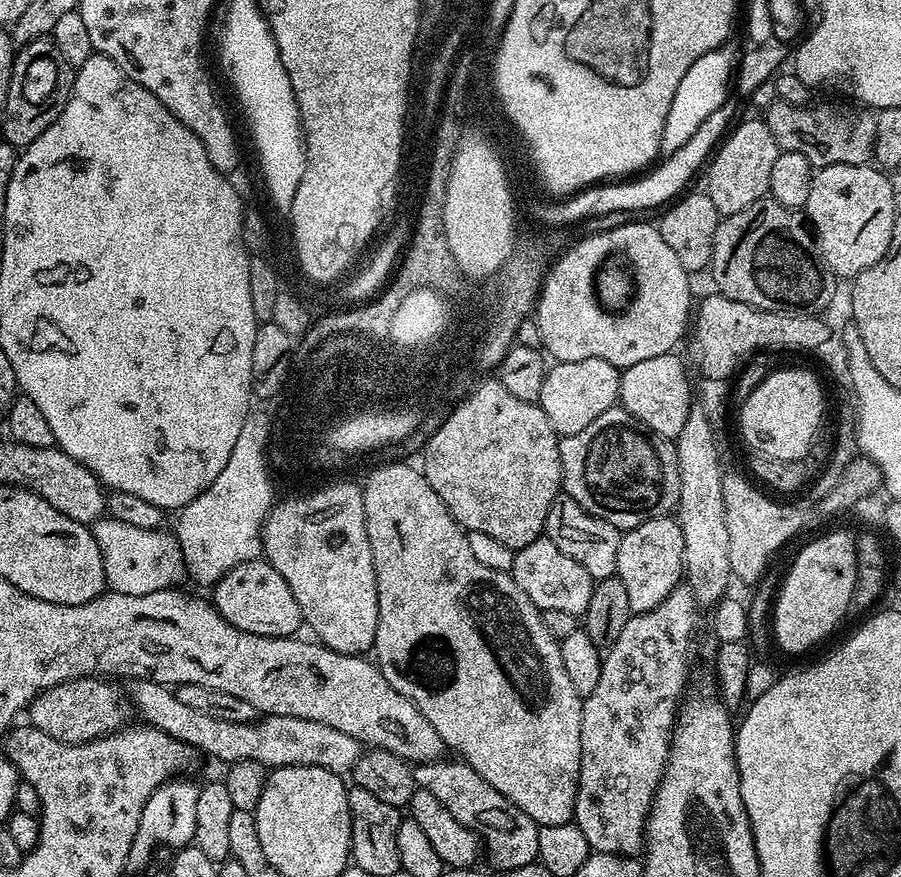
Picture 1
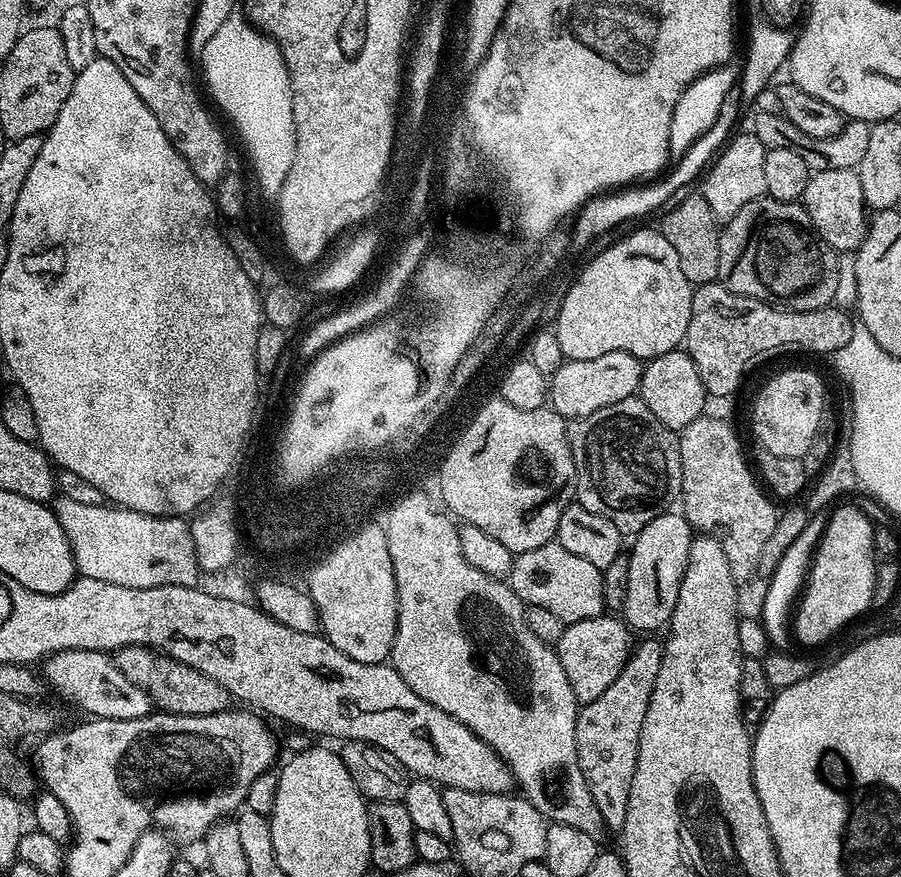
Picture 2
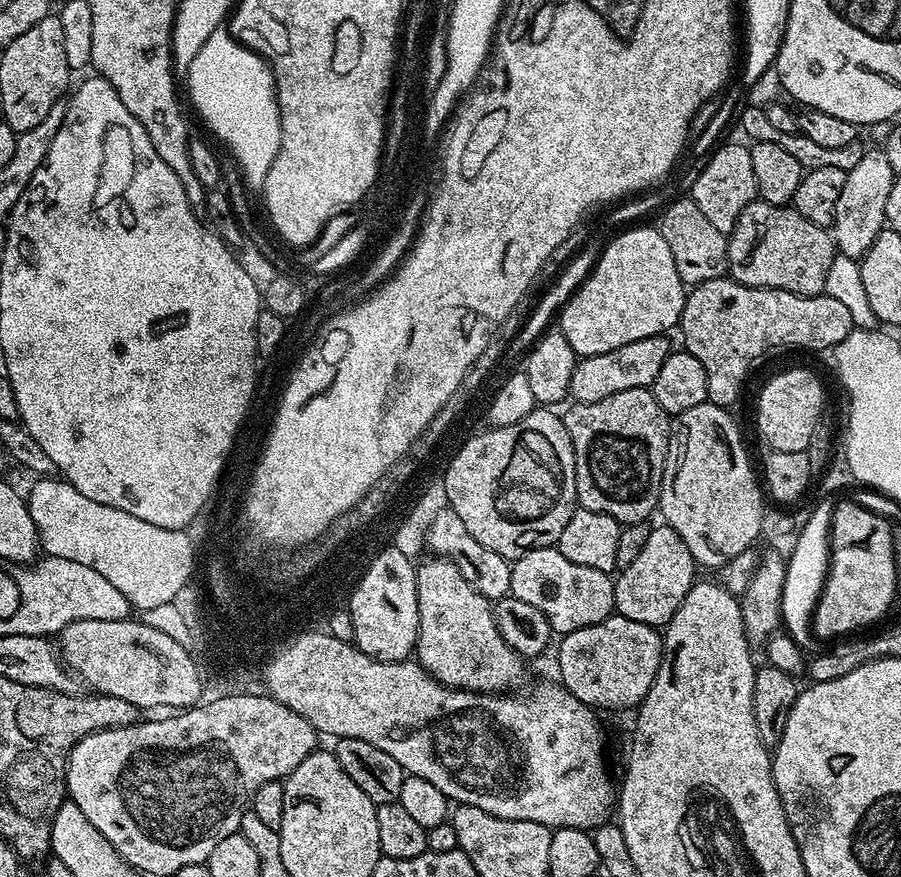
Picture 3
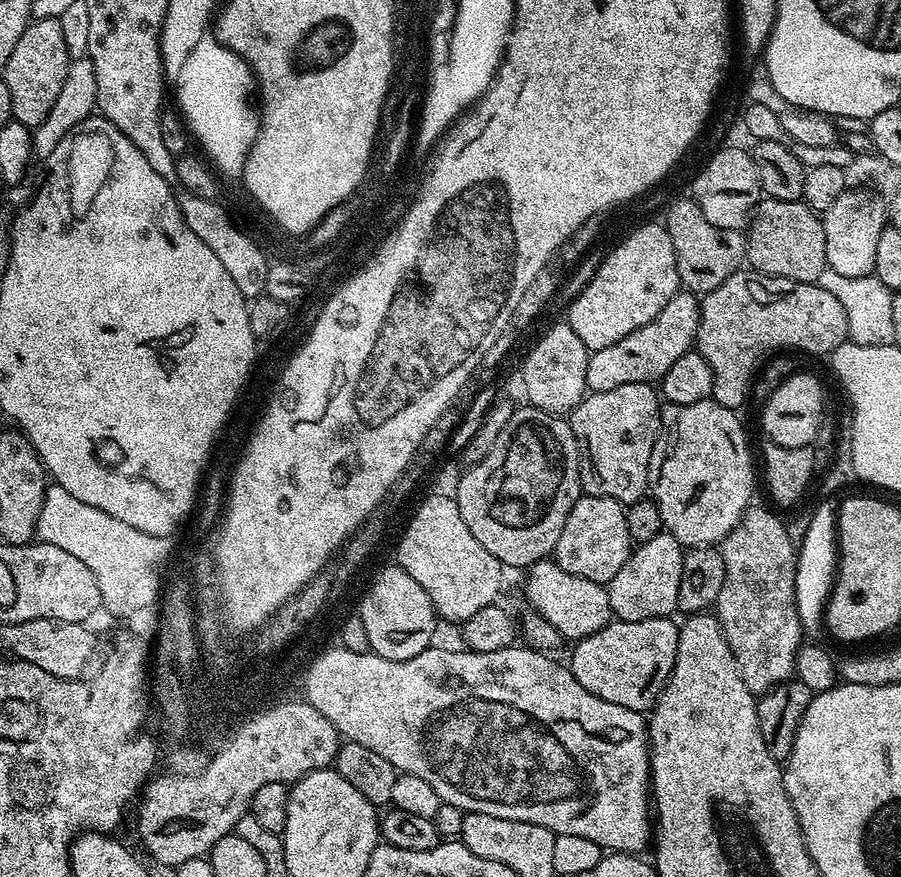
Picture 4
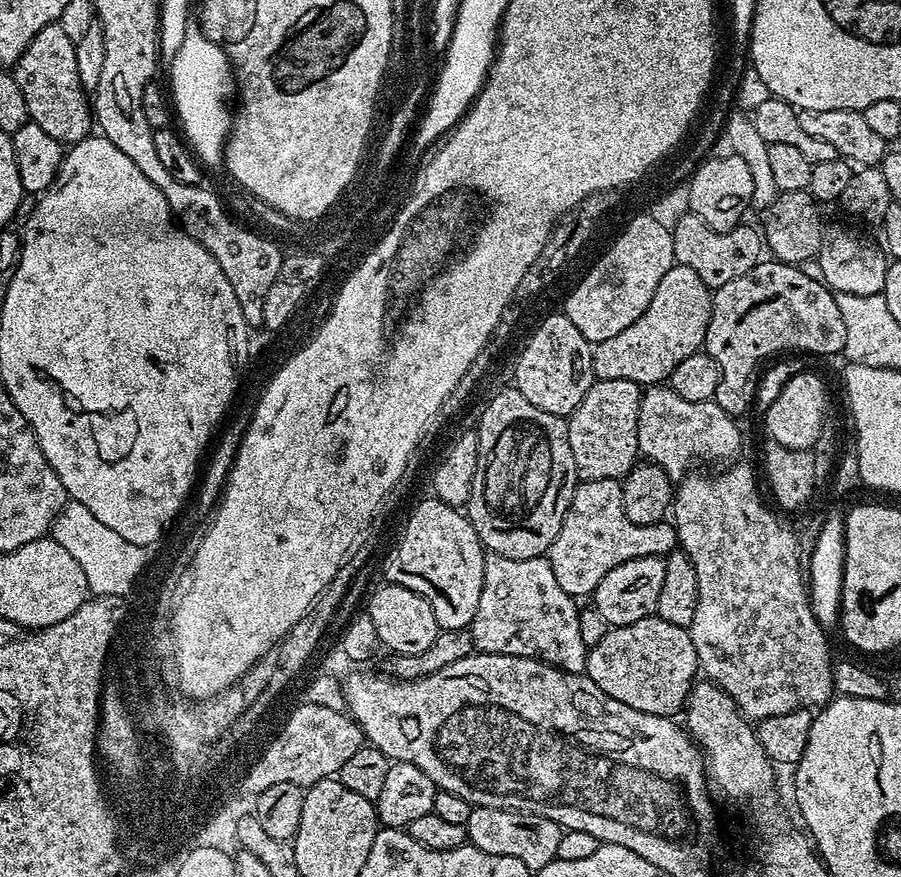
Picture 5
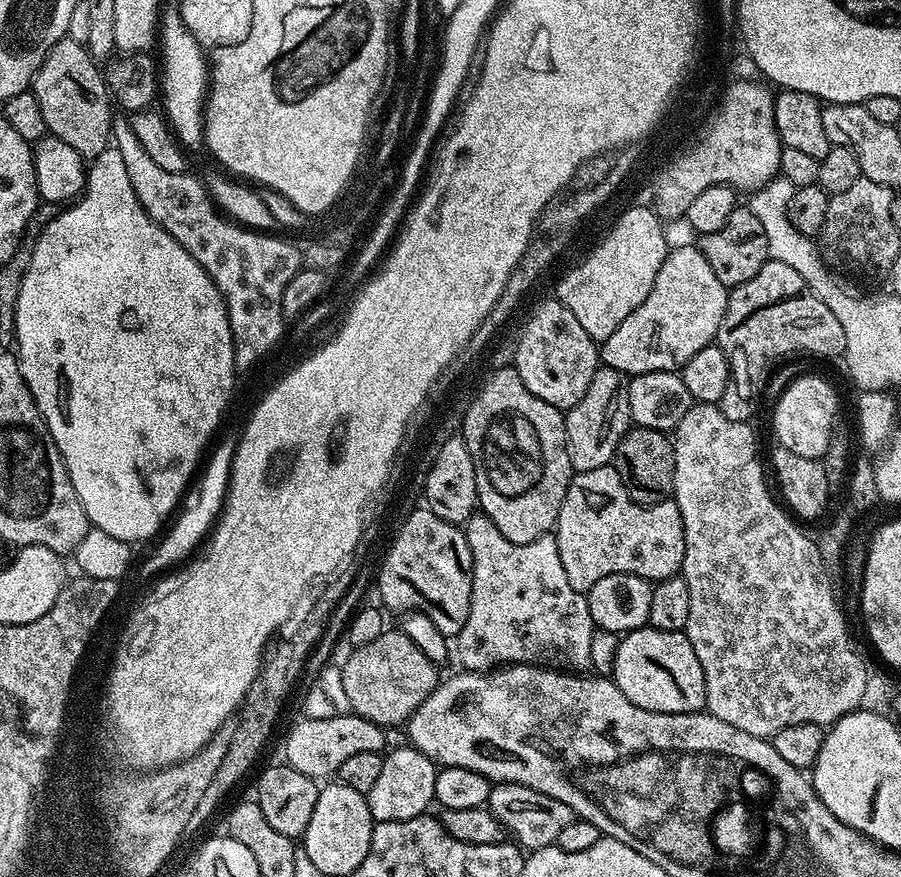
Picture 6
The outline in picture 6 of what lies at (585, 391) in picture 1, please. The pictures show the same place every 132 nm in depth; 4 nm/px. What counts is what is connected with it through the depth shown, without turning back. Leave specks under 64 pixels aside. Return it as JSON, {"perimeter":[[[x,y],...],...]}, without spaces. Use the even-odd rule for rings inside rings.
{"perimeter":[[[699,247],[669,251],[662,270],[658,270],[658,278],[654,278],[650,294],[646,294],[646,302],[599,345],[600,364],[623,372],[628,378],[683,368],[698,350],[715,341],[722,326],[722,314],[726,314],[729,291],[725,284],[718,282]]]}

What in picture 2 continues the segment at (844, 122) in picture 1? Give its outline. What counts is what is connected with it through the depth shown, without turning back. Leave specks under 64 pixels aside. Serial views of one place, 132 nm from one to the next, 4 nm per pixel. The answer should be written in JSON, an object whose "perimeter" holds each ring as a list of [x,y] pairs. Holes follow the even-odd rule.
{"perimeter":[[[756,112],[753,117],[752,128],[750,128],[751,135],[756,136],[758,142],[764,144],[765,149],[794,150],[796,153],[802,154],[802,158],[806,158],[806,166],[812,172],[846,170],[847,168],[859,169],[862,157],[866,155],[870,142],[872,124],[867,120],[848,120],[842,126],[841,133],[835,134],[832,138],[812,138],[798,130],[798,127],[781,114]]]}

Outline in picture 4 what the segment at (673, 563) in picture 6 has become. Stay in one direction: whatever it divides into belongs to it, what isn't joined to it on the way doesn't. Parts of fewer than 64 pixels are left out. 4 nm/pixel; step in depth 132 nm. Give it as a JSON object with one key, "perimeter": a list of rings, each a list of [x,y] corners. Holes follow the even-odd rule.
{"perimeter":[[[582,494],[574,502],[556,543],[554,559],[562,570],[607,586],[632,555],[634,541],[626,526],[625,505],[614,498]]]}

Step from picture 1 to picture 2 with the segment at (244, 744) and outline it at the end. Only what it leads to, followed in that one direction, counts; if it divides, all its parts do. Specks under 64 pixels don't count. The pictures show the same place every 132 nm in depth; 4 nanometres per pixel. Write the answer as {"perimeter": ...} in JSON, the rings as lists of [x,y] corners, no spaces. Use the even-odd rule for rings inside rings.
{"perimeter":[[[62,650],[43,661],[42,679],[49,689],[60,692],[77,704],[88,718],[98,720],[133,720],[149,715],[154,705],[151,698],[134,686],[107,652],[98,650]]]}

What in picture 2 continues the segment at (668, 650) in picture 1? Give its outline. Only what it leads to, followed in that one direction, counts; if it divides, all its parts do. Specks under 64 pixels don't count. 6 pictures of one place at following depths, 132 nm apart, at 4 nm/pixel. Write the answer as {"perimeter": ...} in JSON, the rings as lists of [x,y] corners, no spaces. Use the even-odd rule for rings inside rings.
{"perimeter":[[[644,638],[632,649],[626,666],[622,666],[622,674],[594,698],[594,702],[583,705],[576,714],[576,745],[578,746],[578,766],[582,766],[582,778],[586,778],[586,786],[590,786],[590,798],[594,798],[594,806],[598,806],[598,814],[602,814],[605,829],[623,829],[626,822],[626,806],[630,798],[630,782],[634,782],[634,770],[638,762],[638,746],[642,738],[642,722],[646,722],[646,706],[650,706],[650,694],[654,694],[654,682],[658,682],[658,670],[662,666],[664,653],[661,641],[656,638]]]}

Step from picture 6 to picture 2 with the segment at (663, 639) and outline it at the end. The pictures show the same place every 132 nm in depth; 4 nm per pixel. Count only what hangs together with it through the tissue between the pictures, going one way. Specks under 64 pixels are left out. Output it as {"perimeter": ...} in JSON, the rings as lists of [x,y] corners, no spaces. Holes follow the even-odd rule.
{"perimeter":[[[612,614],[586,618],[582,622],[567,625],[554,646],[558,658],[562,662],[562,670],[566,670],[566,678],[570,678],[570,686],[574,686],[574,694],[581,705],[594,702],[618,674],[622,674],[622,666],[626,666],[628,657],[634,647],[633,633],[623,619],[616,620]]]}

